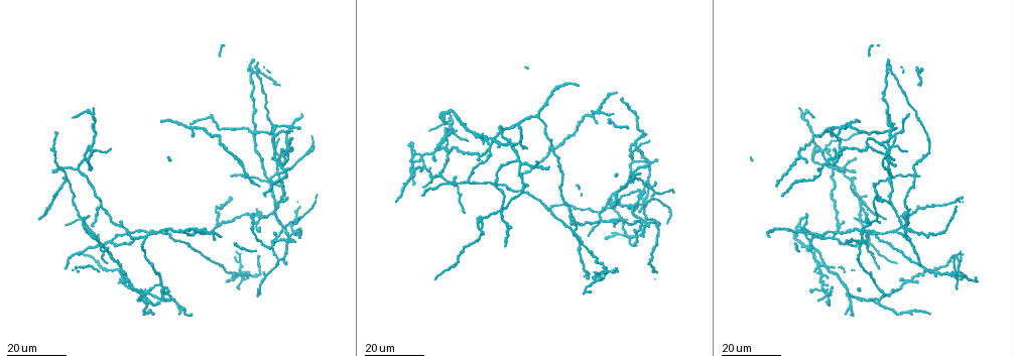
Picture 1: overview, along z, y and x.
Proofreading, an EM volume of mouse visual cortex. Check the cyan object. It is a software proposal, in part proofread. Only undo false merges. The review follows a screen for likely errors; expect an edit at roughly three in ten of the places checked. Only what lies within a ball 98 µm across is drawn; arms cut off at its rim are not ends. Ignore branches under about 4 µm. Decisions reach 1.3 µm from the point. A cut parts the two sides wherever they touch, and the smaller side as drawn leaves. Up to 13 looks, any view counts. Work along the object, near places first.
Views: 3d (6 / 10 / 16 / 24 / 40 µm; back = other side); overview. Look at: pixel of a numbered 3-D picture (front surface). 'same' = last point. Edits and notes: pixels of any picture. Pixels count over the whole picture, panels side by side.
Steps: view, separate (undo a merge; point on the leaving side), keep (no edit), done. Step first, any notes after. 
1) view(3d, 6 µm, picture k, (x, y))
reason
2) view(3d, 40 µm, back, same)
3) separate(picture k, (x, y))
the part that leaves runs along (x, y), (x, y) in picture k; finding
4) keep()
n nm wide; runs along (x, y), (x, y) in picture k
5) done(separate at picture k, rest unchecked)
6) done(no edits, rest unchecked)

view(3d, 16 µm, picture 1, (454, 185))
four-way junction

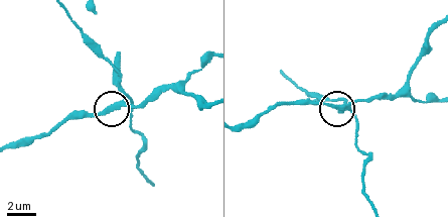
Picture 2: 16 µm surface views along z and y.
view(3d, 10 µm, picture 2, (119, 104))
zoom in

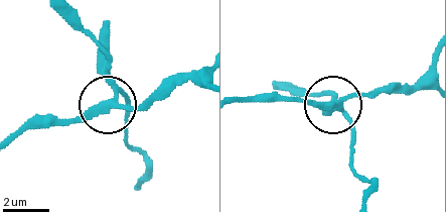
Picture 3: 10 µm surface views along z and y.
separate(picture 3, (354, 132))
the part that leaves runs along (110, 81), (102, 48), (76, 13) in picture 3; two cells meet here

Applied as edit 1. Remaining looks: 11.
view(3d, 16 µm, picture 1, (598, 262))
thin neck

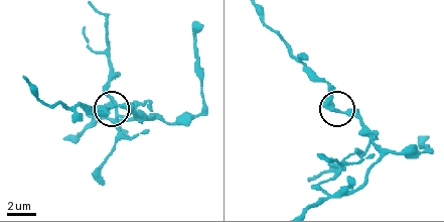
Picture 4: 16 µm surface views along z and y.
view(3d, 6 µm, picture 4, (341, 110))
zoom in

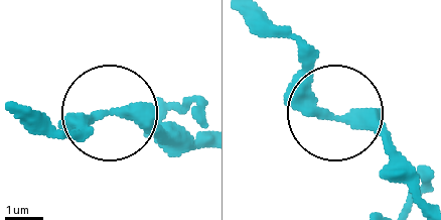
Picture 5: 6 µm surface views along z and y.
keep()
runs along (32, 115), (67, 134), (128, 115), (182, 150) in picture 5; all the same cell

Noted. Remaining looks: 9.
view(3d, 16 µm, picture 1, (879, 200))
looks like a crossing

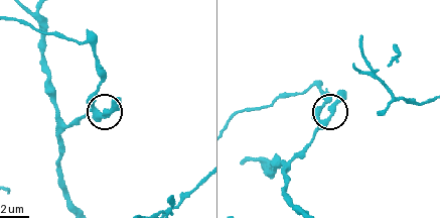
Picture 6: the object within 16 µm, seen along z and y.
view(3d, 10 µm, picture 6, (94, 110))

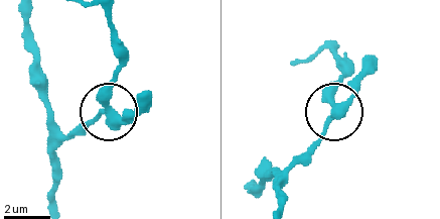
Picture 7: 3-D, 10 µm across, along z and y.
view(3d, 10 µm, back, picture 7, (110, 108))

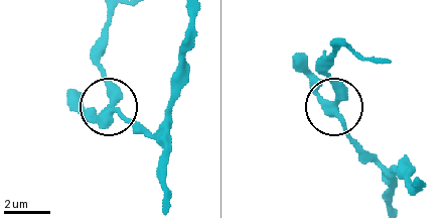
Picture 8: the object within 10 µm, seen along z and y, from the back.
keep()
4 arms; runs along (192, 13), (167, 117), (152, 133), (112, 110), (100, 56) in picture 8; continuous, no second cell

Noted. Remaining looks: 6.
view(3d, 16 µm, picture 1, (218, 222))

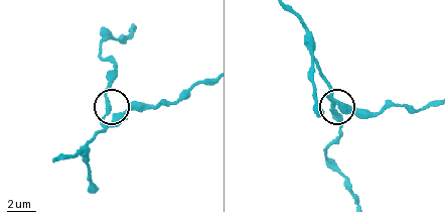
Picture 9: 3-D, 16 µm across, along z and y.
view(3d, 6 µm, picture 9, (108, 109))

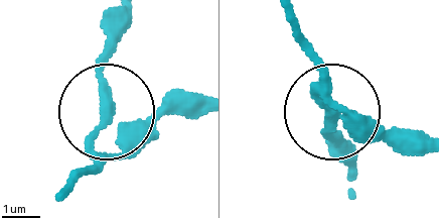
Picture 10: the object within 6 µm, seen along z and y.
keep()
continuous, no second cell

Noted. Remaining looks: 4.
view(3d, 16 µm, picture 1, (570, 211))
three-way junction

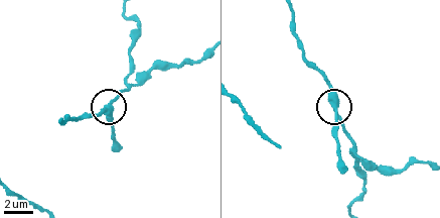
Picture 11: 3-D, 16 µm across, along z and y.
view(3d, 6 µm, picture 11, (333, 108))
closer look

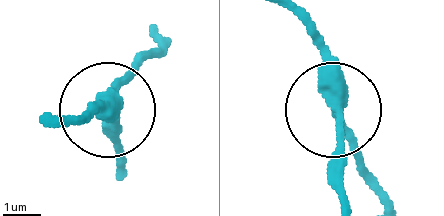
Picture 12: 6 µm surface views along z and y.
keep()
side arm 6 µm; runs along (390, 199), (335, 116), (341, 196) in picture 12; continuous, no second cell

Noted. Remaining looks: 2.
view(3d, 24 µm, picture 1, (858, 242))
four arms meet

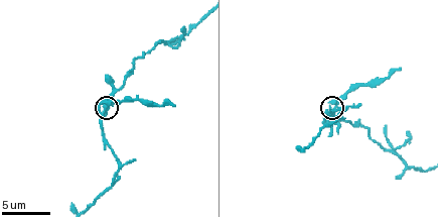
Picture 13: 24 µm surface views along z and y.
view(3d, 10 µm, picture 13, (104, 107))
closer look

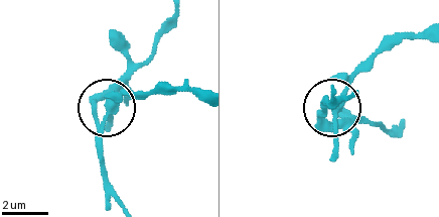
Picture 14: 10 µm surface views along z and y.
separate(picture 14, (95, 96))
a second cell is stuck on

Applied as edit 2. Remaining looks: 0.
done(separate at picture 3, separate at picture 14, rest unchecked)

